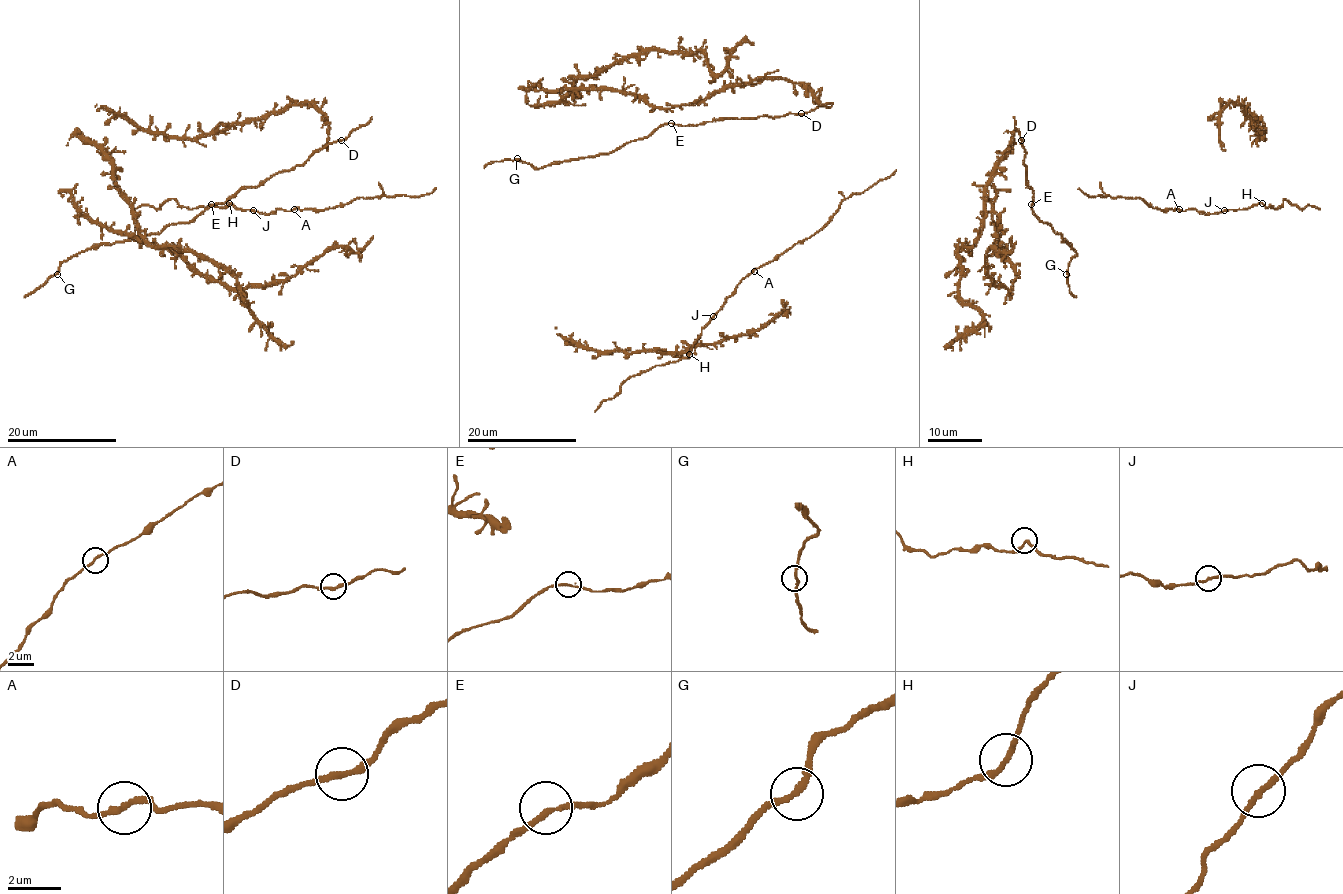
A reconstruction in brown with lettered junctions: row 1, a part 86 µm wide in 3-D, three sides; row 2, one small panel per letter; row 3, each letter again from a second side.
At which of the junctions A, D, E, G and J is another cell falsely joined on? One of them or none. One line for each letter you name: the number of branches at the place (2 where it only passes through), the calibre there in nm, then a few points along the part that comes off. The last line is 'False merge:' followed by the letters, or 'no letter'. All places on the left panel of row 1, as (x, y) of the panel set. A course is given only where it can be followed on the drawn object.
False merge: no letter

